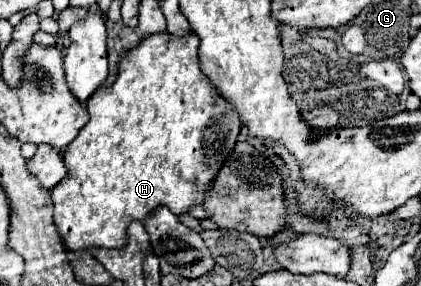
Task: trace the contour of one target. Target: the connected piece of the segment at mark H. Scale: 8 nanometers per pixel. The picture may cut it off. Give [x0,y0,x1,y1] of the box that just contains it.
[50,33,242,249]

